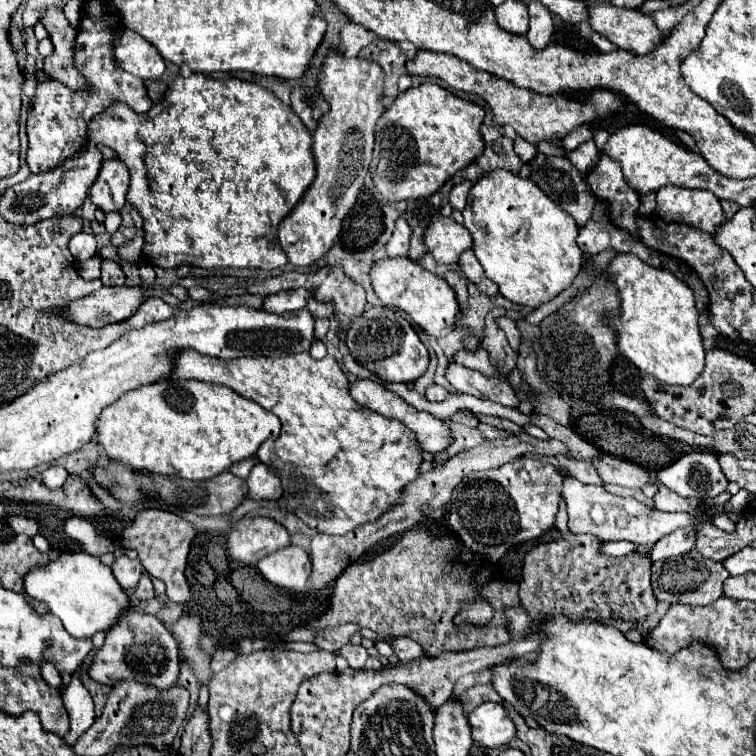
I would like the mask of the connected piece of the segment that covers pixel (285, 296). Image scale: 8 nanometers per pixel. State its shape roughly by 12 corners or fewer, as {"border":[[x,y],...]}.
{"border":[[303,288],[283,290],[263,300],[269,314],[301,310],[311,294]]}

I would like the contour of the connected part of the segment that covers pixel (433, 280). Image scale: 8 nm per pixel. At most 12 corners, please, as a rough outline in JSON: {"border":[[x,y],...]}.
{"border":[[405,256],[371,268],[375,294],[443,338],[459,316],[453,288]]}

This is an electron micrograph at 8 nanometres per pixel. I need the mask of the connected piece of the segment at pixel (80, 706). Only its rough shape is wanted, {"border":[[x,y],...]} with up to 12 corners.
{"border":[[73,674],[63,704],[69,712],[73,746],[93,724],[93,700],[79,676]]}

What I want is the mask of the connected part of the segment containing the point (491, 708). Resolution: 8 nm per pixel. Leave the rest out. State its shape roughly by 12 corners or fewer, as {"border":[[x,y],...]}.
{"border":[[499,702],[469,714],[473,740],[483,748],[507,746],[515,722]]}

